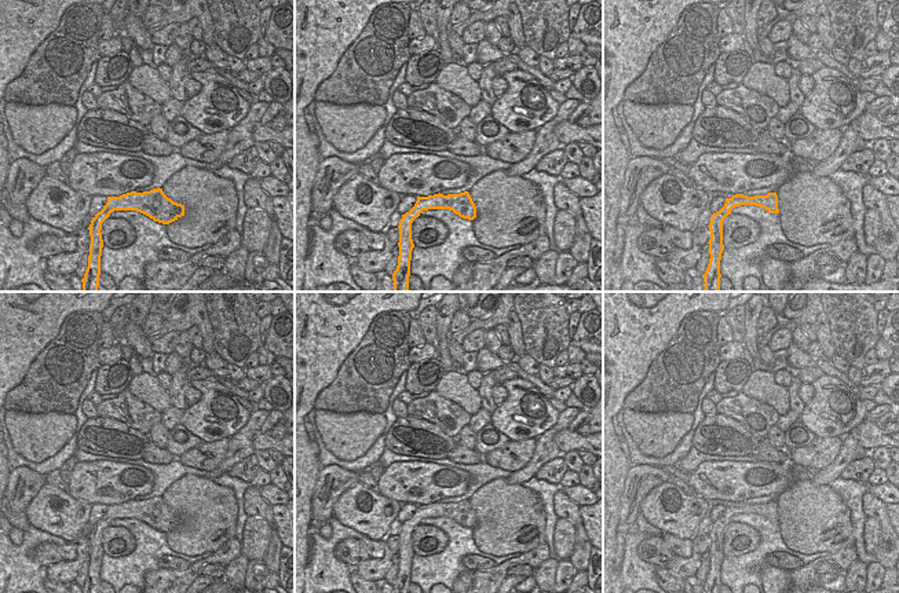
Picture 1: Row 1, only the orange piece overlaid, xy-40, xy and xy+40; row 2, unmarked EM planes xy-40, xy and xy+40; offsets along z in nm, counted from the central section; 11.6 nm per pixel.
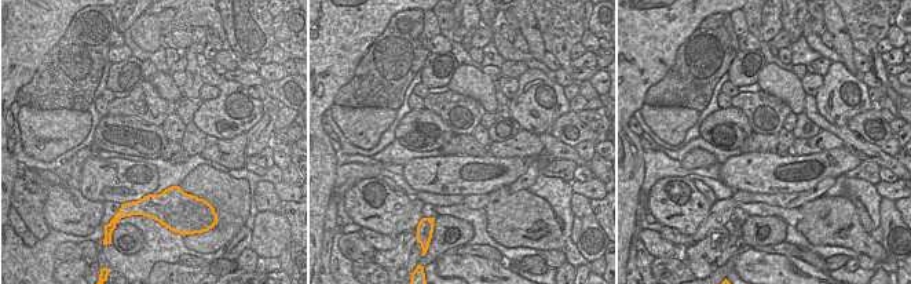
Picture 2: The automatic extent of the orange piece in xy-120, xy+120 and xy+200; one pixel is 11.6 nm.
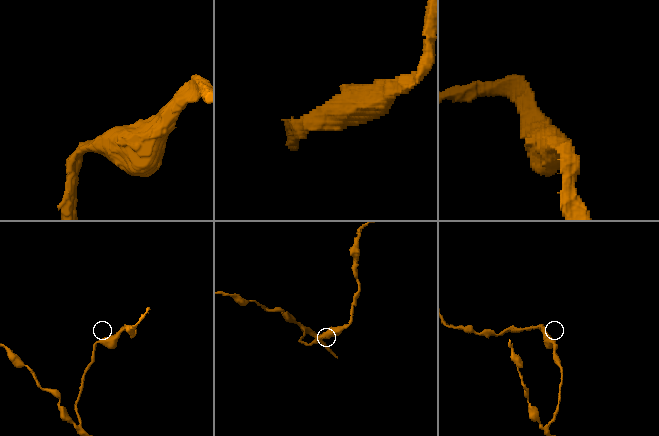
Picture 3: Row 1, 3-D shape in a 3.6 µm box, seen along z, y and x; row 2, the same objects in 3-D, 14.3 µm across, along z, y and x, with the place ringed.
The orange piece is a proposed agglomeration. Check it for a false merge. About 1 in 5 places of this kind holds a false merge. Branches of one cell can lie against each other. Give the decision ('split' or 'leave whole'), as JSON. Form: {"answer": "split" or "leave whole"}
{"answer": "leave whole"}

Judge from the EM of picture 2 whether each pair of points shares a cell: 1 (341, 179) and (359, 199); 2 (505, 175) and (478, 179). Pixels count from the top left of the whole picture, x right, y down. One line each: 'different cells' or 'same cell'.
1: different cells
2: same cell

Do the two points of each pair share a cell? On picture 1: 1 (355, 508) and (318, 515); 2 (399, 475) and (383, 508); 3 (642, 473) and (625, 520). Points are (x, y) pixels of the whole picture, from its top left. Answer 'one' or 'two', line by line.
1: two
2: two
3: one

